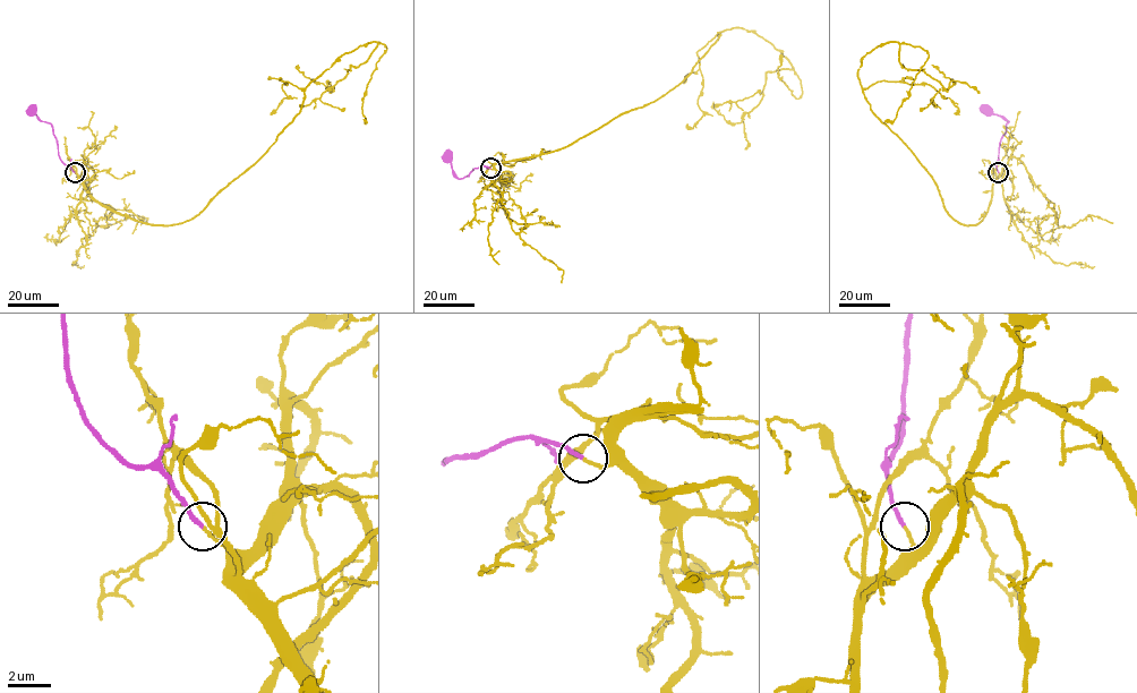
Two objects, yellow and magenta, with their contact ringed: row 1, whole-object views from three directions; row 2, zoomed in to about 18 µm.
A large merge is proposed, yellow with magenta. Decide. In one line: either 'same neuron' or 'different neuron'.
same neuron

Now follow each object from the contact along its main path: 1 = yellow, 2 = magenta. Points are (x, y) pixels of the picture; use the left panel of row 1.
1: (75, 172), (95, 199), (136, 220), (195, 217), (275, 140), (309, 84), (377, 43), (328, 90), (298, 65)
2: (75, 172), (60, 157), (52, 127), (32, 110)

